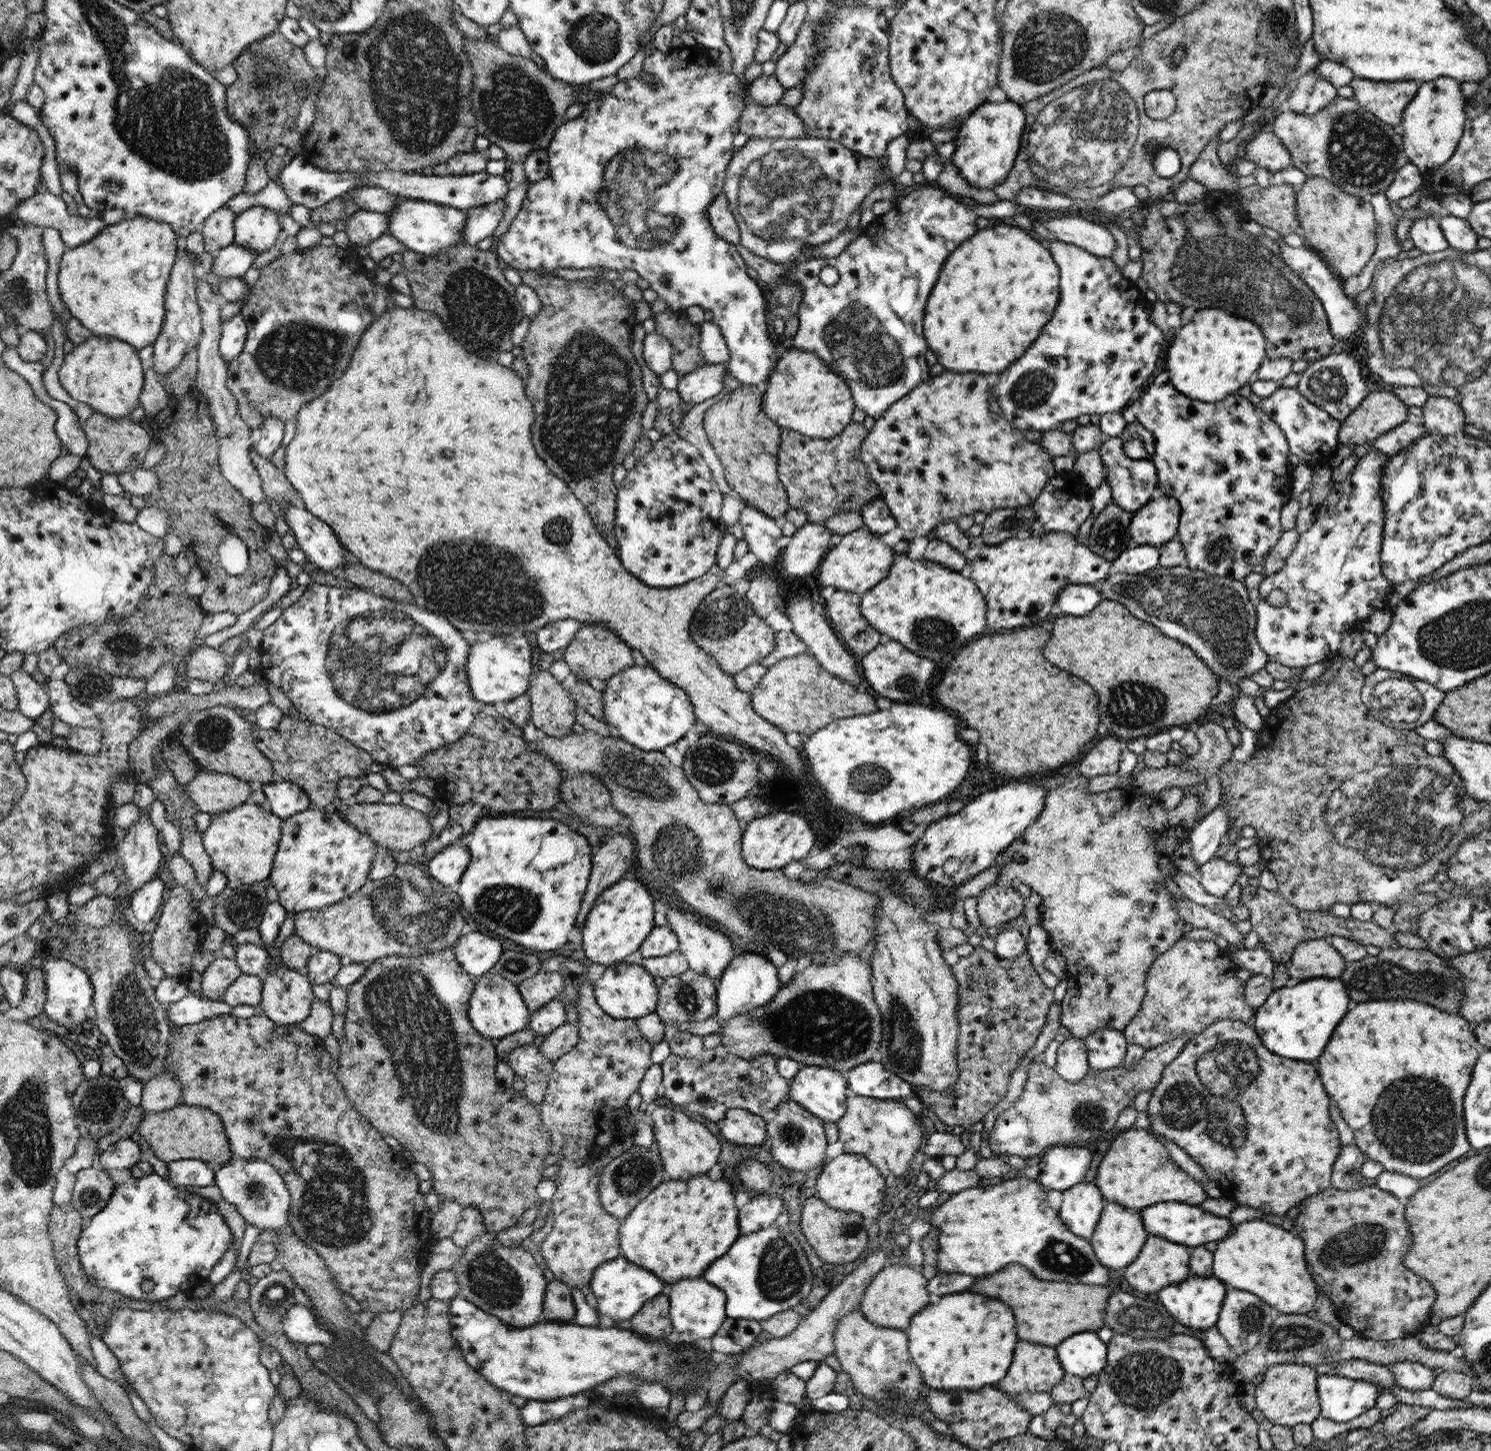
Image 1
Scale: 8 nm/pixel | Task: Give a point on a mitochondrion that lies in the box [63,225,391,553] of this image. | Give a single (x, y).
(299, 357)

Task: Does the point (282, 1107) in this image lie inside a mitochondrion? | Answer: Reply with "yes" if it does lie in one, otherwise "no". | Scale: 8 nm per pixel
no

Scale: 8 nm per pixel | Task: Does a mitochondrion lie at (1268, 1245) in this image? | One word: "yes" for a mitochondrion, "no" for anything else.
no

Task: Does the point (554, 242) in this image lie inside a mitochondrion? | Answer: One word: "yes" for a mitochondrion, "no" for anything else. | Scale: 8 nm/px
no

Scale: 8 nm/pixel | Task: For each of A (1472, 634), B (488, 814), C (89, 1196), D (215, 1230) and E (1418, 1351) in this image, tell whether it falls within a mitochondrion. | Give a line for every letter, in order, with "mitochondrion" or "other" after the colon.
A: mitochondrion
B: other
C: mitochondrion
D: other
E: other

